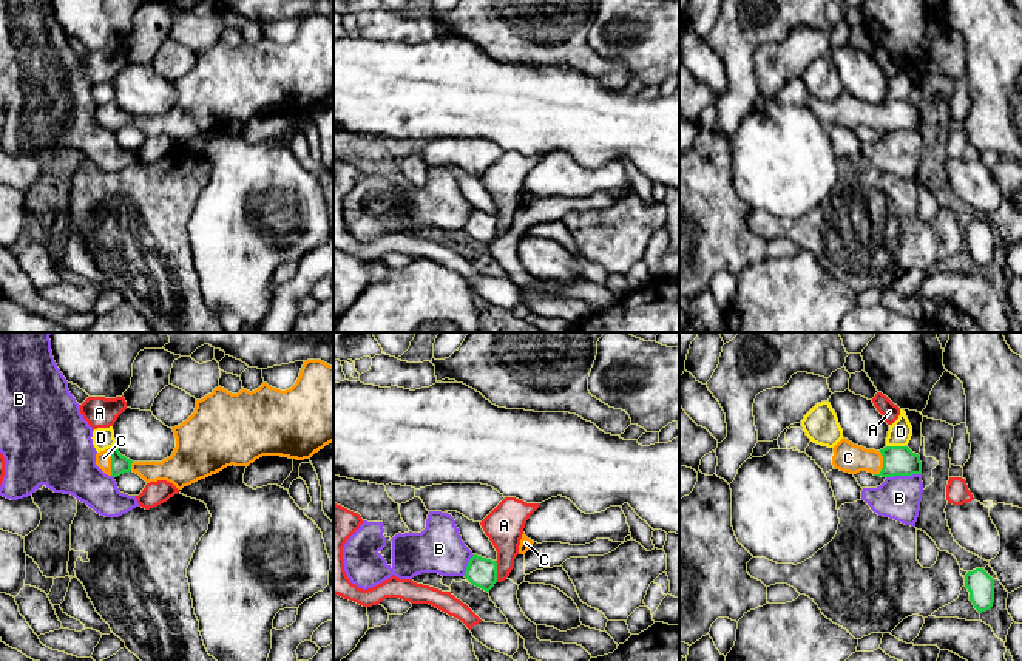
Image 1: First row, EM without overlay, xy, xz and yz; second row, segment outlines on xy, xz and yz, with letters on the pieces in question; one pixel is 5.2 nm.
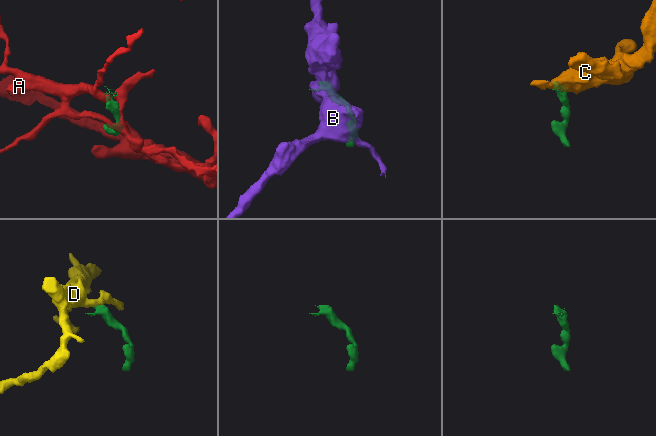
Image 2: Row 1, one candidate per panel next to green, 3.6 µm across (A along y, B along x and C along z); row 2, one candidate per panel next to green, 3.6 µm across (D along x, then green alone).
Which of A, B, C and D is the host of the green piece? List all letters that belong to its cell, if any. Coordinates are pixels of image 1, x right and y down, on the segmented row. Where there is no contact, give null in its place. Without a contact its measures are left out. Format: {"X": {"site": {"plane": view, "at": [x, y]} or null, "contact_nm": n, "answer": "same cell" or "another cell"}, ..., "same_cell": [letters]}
{"A": {"site": {"plane": "xz", "at": [496, 572]}, "contact_nm": 110, "answer": "another cell"}, "B": {"site": {"plane": "yz", "at": [903, 474]}, "contact_nm": 190, "answer": "another cell"}, "C": {"site": {"plane": "yz", "at": [883, 464]}, "contact_nm": 130, "answer": "same cell"}, "D": {"site": {"plane": "yz", "at": [896, 447]}, "contact_nm": 100, "answer": "another cell"}, "same_cell": ["C"]}

